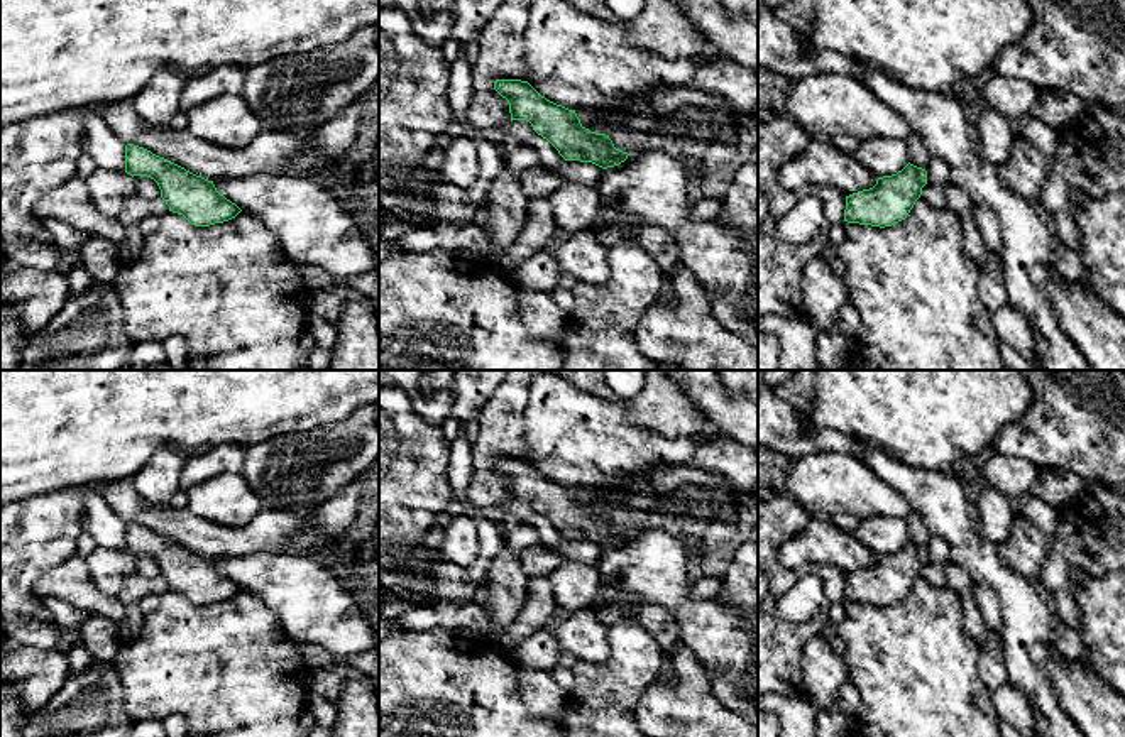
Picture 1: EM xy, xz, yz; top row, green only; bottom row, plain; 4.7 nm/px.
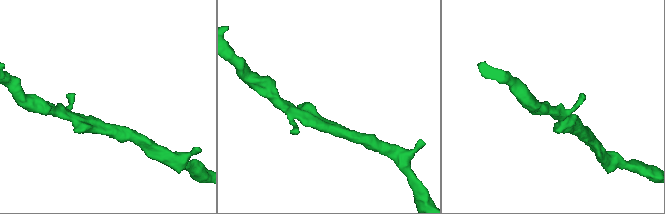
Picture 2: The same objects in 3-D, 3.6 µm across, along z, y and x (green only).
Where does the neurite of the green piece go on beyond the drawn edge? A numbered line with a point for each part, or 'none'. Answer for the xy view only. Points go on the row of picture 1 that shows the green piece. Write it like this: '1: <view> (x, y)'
none

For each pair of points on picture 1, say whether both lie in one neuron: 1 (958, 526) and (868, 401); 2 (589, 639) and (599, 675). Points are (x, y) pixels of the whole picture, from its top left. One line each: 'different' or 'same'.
1: different
2: different

